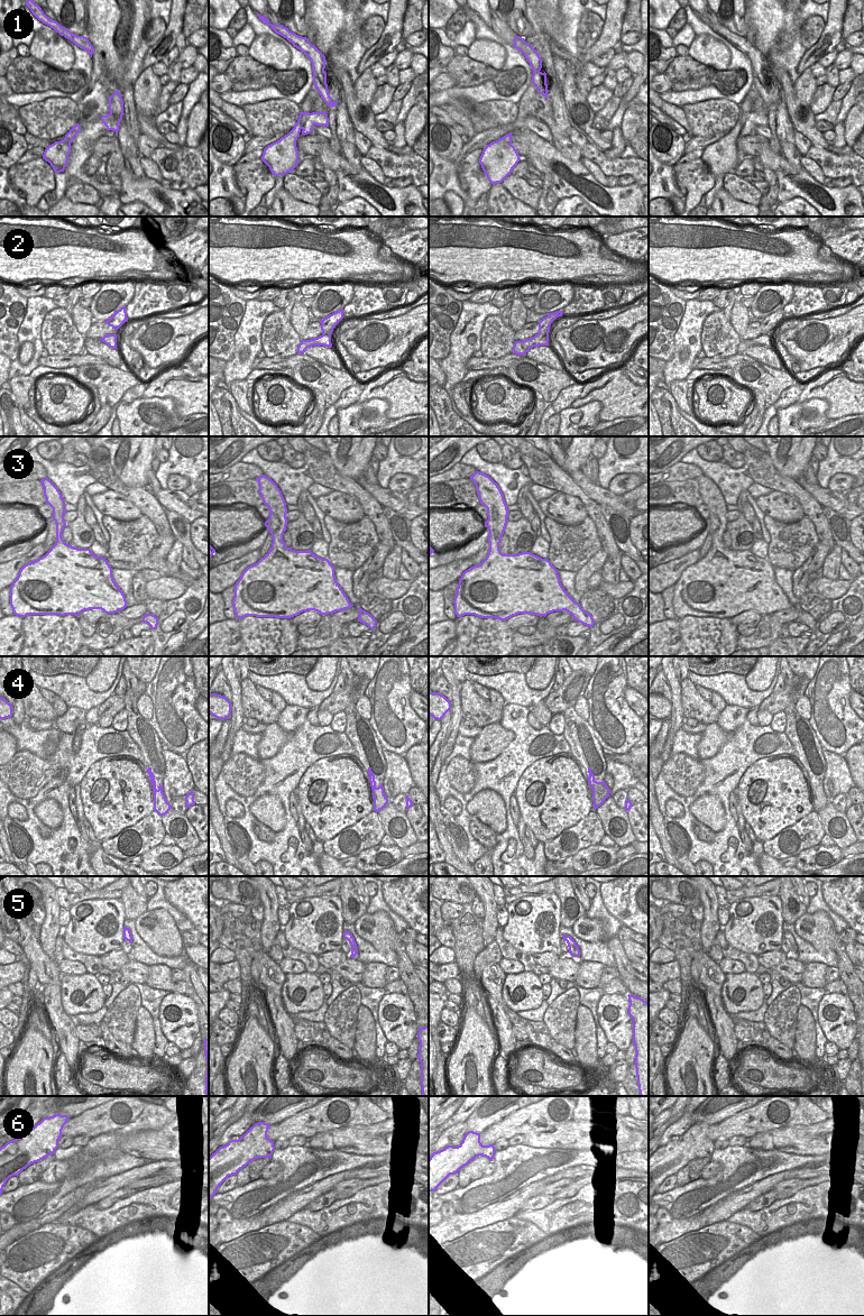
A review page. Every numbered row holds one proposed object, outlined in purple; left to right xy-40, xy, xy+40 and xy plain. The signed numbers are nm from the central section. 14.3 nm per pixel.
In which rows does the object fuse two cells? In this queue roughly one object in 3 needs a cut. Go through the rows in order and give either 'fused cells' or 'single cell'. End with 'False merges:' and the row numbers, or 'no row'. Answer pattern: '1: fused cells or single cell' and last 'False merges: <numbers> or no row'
1: single cell
2: fused cells
3: single cell
4: fused cells
5: single cell
6: single cell
False merges: 2, 4

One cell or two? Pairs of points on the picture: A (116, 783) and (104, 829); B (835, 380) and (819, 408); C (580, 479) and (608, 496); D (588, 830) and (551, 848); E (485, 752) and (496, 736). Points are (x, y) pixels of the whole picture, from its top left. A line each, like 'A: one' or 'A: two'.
A: one
B: two
C: one
D: one
E: one

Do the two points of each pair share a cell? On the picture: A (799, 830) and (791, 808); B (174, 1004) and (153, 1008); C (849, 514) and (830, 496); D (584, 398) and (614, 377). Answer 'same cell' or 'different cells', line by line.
A: different cells
B: different cells
C: same cell
D: same cell

